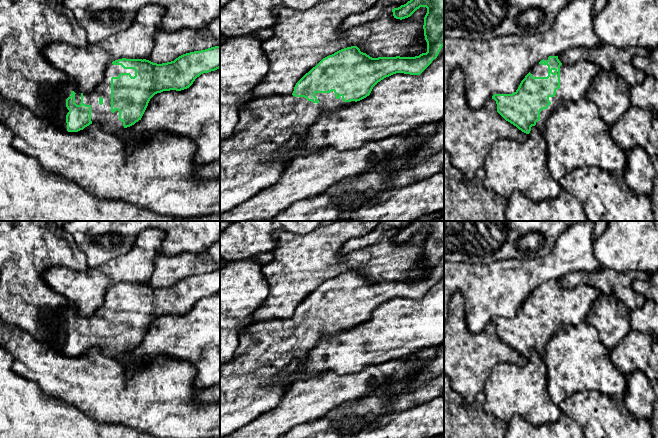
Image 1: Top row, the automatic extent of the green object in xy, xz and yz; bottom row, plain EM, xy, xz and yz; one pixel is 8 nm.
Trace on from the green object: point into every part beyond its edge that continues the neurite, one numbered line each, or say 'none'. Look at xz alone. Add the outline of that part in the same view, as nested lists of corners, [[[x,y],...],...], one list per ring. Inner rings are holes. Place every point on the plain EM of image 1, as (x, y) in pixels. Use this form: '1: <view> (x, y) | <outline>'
1: xz (264, 348) | [[[334,315],[330,317],[316,317],[319,327],[308,325],[304,321],[266,320],[253,322],[246,326],[239,334],[238,347],[233,358],[226,364],[220,365],[220,438],[233,433],[235,430],[249,424],[255,418],[276,407],[283,399],[286,389],[299,380],[299,376],[289,376],[278,383],[272,383],[272,378],[291,362],[299,360],[303,362],[305,355],[316,345],[320,338],[337,334],[343,330],[353,329],[355,325],[344,326],[342,320],[335,321]]]

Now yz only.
1: yz (575, 302) | [[[580,284],[573,288],[560,290],[560,312],[554,321],[549,321],[551,328],[540,336],[540,344],[536,351],[543,356],[549,339],[564,325],[578,325],[585,322],[592,303],[597,299],[600,291],[589,284]]]

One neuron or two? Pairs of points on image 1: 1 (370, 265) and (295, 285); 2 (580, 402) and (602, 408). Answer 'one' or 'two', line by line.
1: one
2: one

